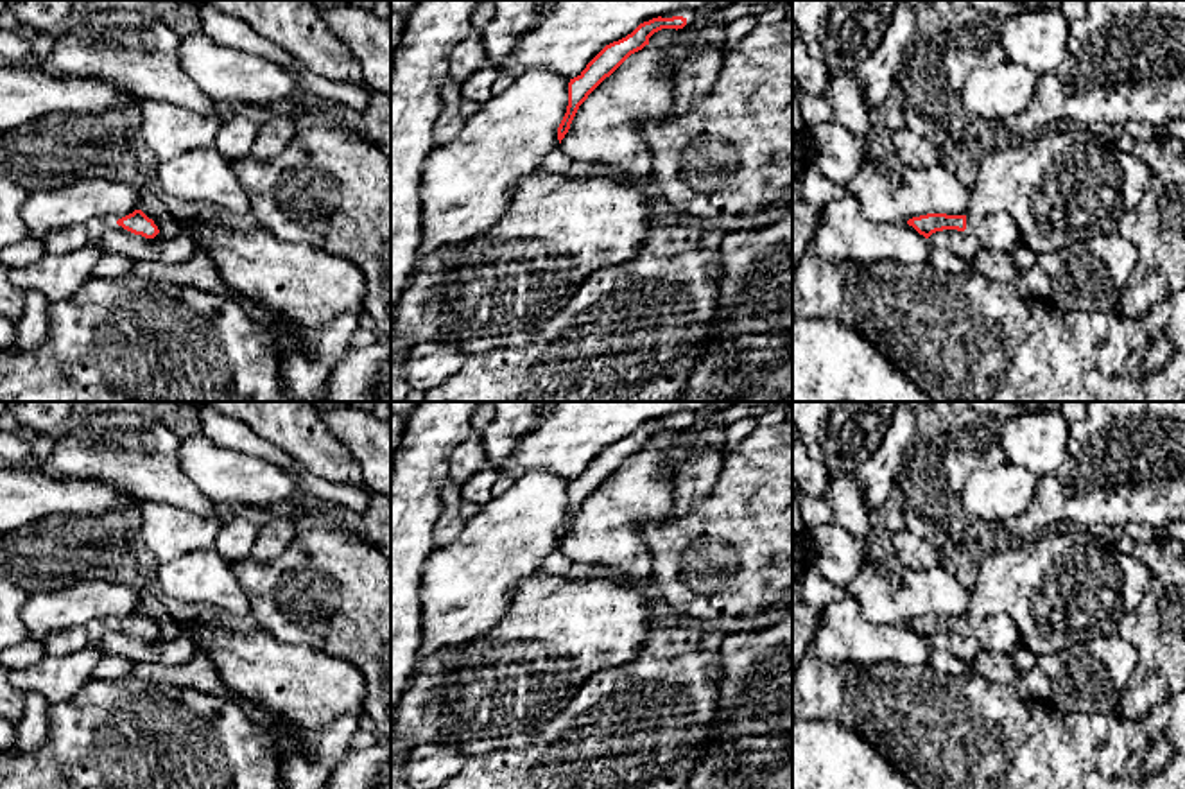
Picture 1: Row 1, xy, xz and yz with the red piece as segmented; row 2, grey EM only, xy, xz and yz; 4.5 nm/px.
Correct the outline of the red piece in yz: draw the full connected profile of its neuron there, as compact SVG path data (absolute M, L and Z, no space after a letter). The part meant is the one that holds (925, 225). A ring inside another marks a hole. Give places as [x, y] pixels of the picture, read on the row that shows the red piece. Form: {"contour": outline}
{"contour": "M927 213L907 221L920 235L929 238L936 231L970 231L986 249L1011 251L1024 246L1015 221L1006 213L990 217Z"}

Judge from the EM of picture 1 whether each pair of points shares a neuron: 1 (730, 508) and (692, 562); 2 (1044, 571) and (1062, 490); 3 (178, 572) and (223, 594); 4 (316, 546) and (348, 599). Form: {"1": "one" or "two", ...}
{"1": "one", "2": "two", "3": "one", "4": "one"}

